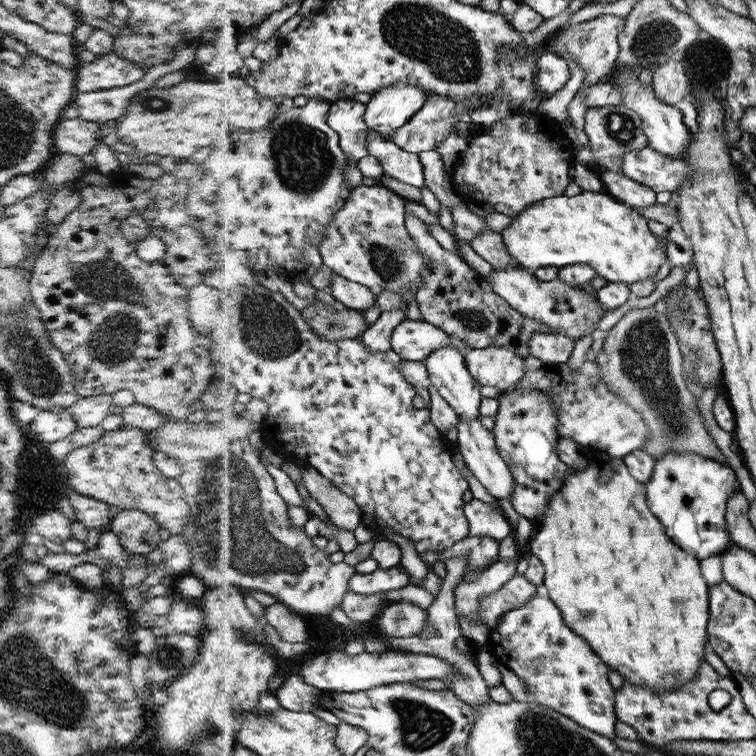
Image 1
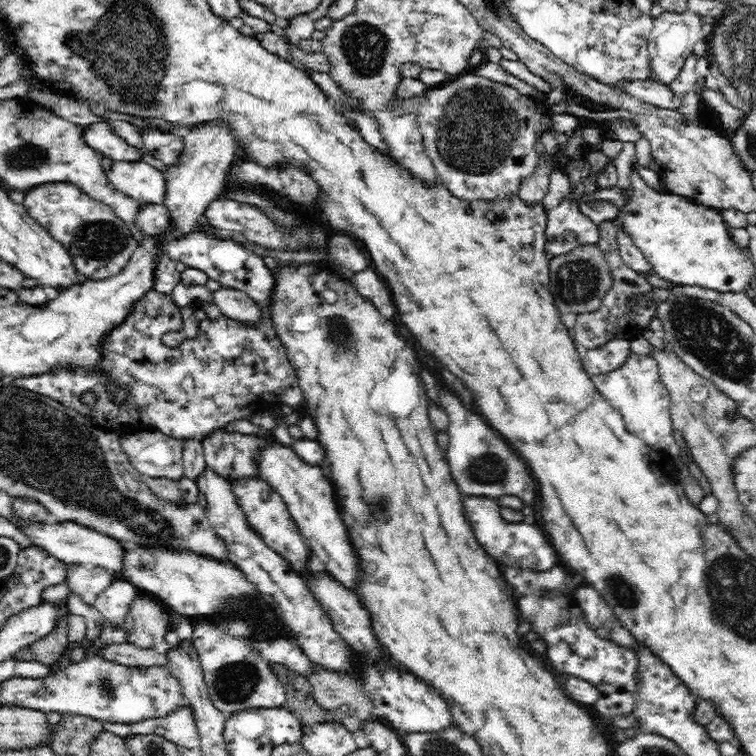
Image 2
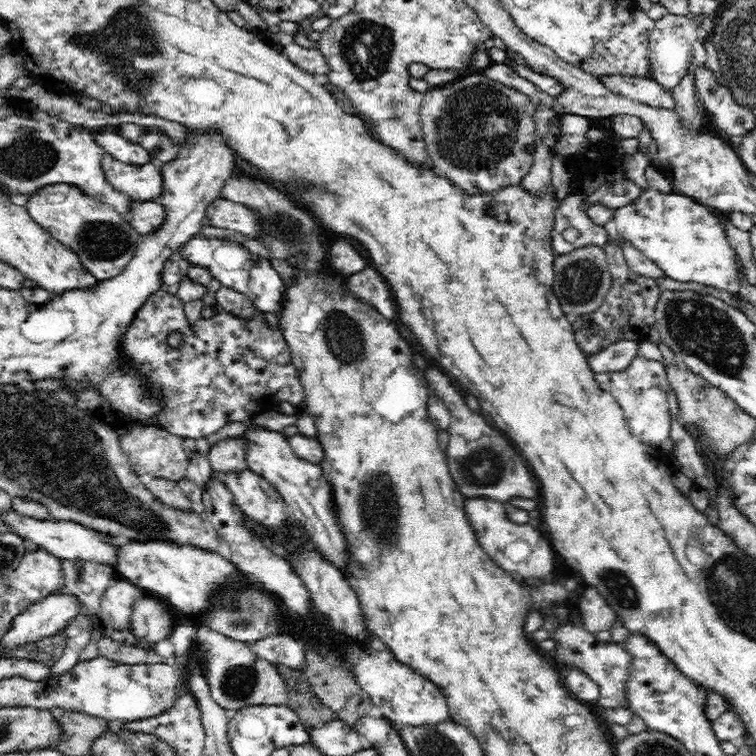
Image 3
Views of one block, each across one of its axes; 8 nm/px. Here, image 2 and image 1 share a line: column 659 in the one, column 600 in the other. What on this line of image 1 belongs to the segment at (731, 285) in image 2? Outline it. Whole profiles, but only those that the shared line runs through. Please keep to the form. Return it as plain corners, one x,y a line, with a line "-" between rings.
605,190
583,191
573,197
564,195
536,201
513,217
512,223
501,234
507,250
515,258
518,266
527,270
588,264
596,269
596,275
606,277
609,283
626,285
646,280
656,274
665,262
667,253
664,252
664,246
658,242
657,236
648,229
647,219

